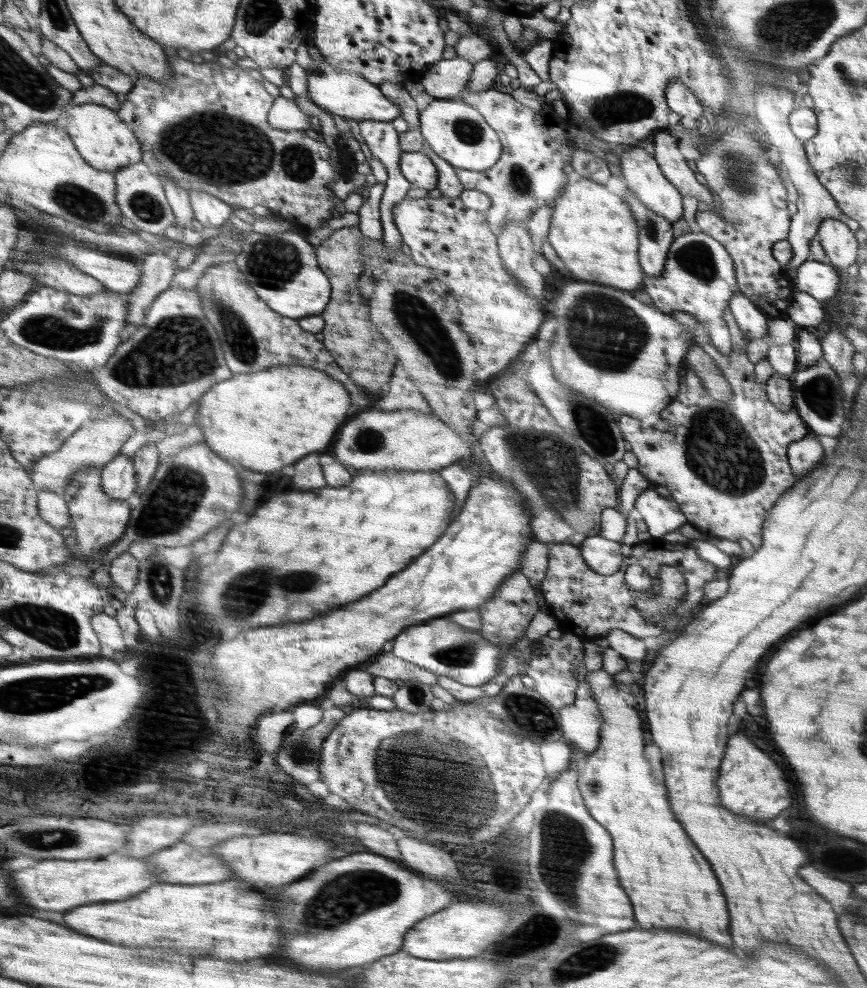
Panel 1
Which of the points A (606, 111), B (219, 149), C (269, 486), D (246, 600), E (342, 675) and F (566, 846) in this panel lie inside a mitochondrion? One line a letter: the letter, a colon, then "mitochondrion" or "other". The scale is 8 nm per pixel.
A: mitochondrion
B: mitochondrion
C: other
D: mitochondrion
E: other
F: mitochondrion

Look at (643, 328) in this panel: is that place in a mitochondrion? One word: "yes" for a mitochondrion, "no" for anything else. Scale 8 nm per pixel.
yes

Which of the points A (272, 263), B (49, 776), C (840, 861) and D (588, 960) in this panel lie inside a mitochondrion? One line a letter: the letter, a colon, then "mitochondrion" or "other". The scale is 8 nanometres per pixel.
A: mitochondrion
B: other
C: other
D: mitochondrion

